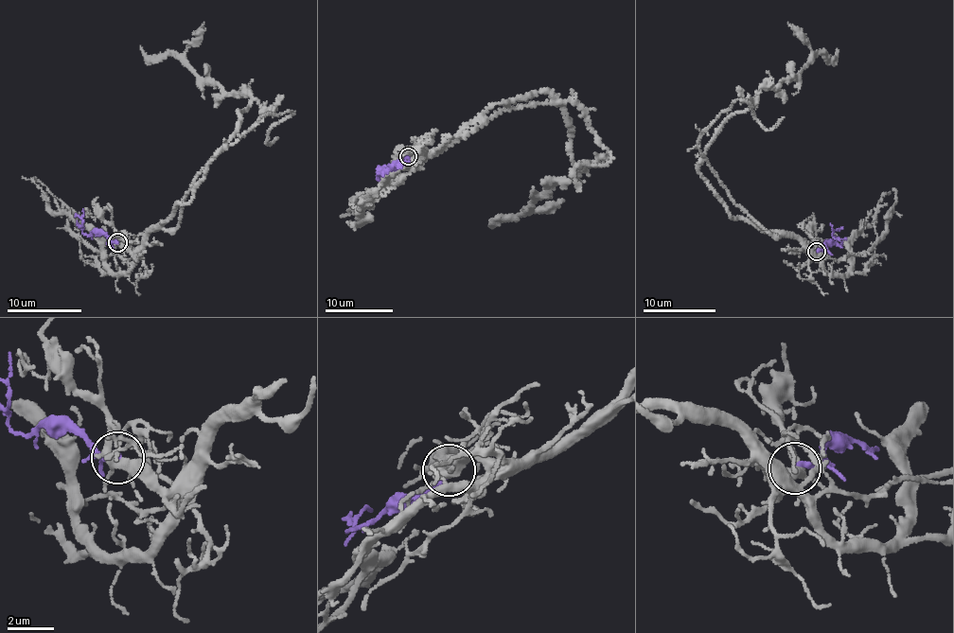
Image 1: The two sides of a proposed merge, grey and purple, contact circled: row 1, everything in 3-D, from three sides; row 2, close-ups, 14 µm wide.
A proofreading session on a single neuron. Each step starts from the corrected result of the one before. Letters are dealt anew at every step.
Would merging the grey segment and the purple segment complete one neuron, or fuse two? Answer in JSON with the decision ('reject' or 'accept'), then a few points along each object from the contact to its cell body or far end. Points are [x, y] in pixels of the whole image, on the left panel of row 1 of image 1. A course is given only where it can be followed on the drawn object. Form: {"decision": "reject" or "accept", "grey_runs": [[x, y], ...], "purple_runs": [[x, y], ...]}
{"decision": "accept", "grey_runs": [[117, 243], [177, 227], [189, 189], [251, 98], [227, 95], [180, 59], [147, 56], [140, 45]], "purple_runs": [[117, 243], [103, 235], [85, 235], [82, 232], [82, 220], [77, 214]]}

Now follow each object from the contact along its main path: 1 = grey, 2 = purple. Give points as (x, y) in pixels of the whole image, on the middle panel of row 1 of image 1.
1: (408, 156), (442, 148), (503, 111), (555, 102), (572, 131), (576, 174), (552, 183), (516, 218), (492, 225)
2: (408, 156), (379, 174), (385, 167), (380, 177)

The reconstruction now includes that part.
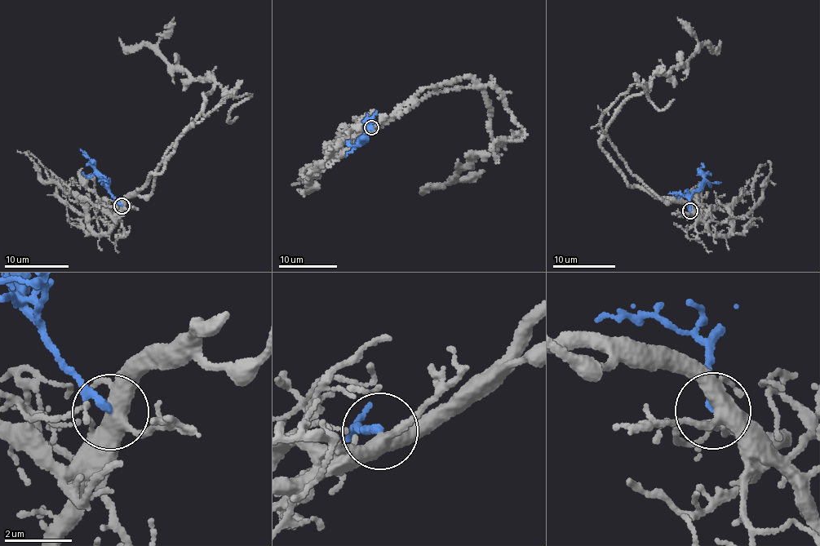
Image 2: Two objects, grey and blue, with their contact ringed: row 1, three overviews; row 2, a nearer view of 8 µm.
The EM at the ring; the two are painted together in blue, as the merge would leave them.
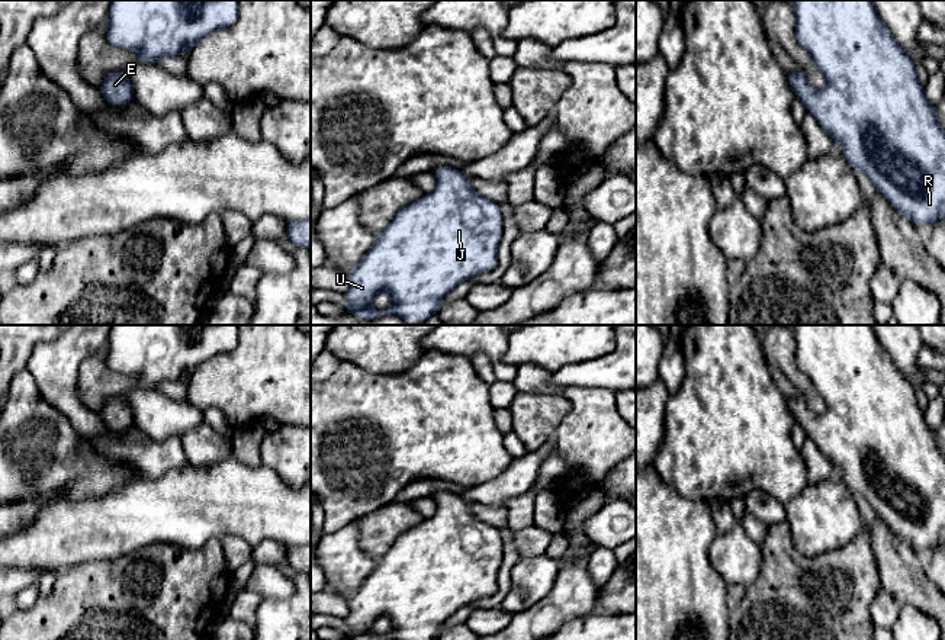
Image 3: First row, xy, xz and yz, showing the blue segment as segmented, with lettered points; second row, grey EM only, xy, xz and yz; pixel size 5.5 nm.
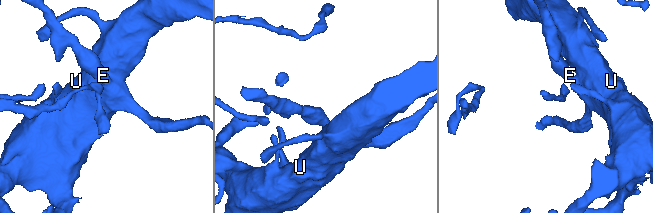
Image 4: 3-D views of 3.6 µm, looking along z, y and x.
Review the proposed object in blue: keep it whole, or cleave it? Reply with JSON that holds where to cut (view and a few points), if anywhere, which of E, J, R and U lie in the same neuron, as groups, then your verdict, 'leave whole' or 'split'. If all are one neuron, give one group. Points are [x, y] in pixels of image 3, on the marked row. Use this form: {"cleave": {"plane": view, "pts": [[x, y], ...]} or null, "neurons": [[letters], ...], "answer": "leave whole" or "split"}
{"cleave": null, "neurons": [["E", "J", "R", "U"]], "answer": "leave whole"}

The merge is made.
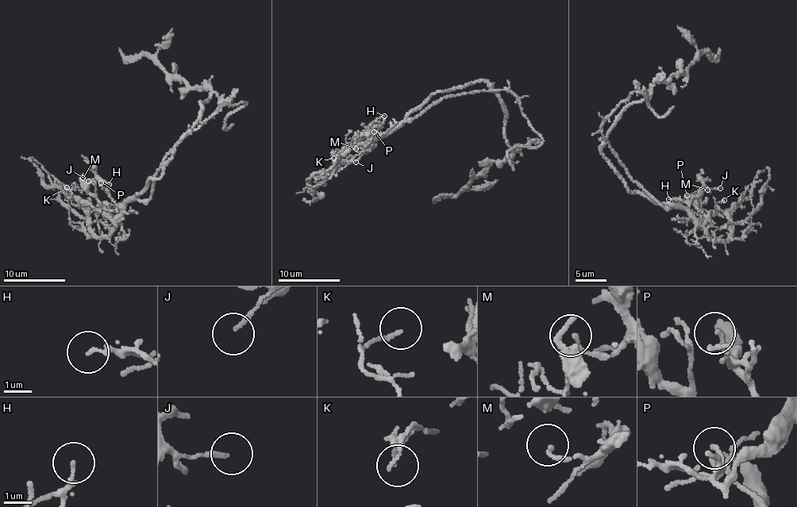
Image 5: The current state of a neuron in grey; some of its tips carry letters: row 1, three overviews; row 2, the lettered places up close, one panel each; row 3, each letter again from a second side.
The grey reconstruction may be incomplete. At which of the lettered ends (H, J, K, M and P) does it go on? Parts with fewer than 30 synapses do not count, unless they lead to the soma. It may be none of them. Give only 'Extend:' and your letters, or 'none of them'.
Extend: none of them

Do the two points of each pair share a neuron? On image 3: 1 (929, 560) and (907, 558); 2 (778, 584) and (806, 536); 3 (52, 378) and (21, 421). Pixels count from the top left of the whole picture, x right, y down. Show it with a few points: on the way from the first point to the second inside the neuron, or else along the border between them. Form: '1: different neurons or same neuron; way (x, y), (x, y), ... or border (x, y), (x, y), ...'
1: different neurons; border (918, 553), (921, 566), (929, 579)
2: different neurons; border (786, 520), (797, 550), (807, 556), (832, 552)
3: different neurons; border (26, 367), (38, 392), (66, 417)

